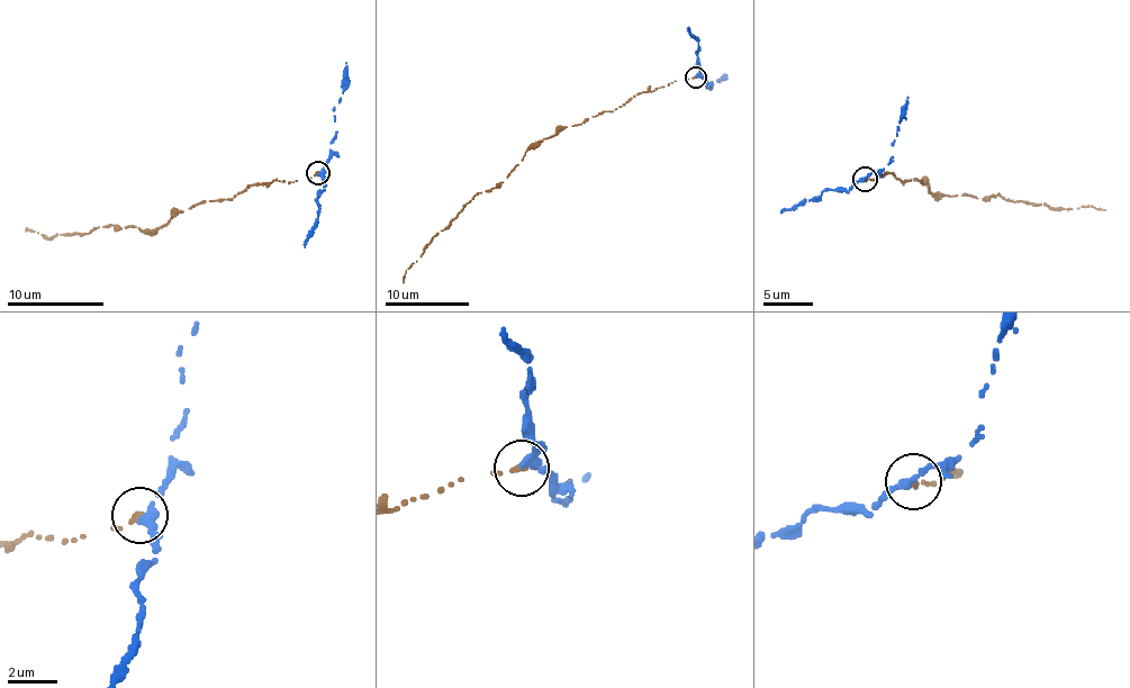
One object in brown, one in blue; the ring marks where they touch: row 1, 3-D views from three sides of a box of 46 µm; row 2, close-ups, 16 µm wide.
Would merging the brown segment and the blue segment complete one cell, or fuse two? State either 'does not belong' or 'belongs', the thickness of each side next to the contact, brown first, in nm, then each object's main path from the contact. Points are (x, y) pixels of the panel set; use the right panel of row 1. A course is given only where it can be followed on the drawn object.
does not belong; calibres 220 and 300 nm; course brown (865, 178), (887, 172), (902, 184), (913, 178), (948, 197), (992, 195), (1051, 208), (1104, 210); course blue (865, 180), (889, 162), (909, 98)

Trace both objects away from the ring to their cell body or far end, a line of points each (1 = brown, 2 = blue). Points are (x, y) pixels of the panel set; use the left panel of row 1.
1: (317, 172), (294, 183), (254, 184), (232, 199), (202, 201), (141, 232), (111, 224), (51, 238), (26, 228)
2: (317, 174), (328, 154), (333, 106), (343, 92), (346, 63)

